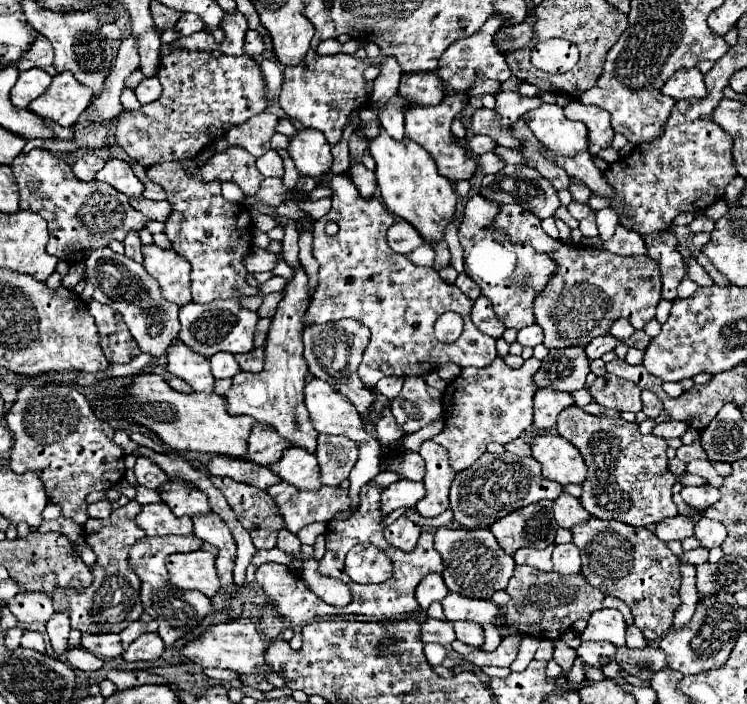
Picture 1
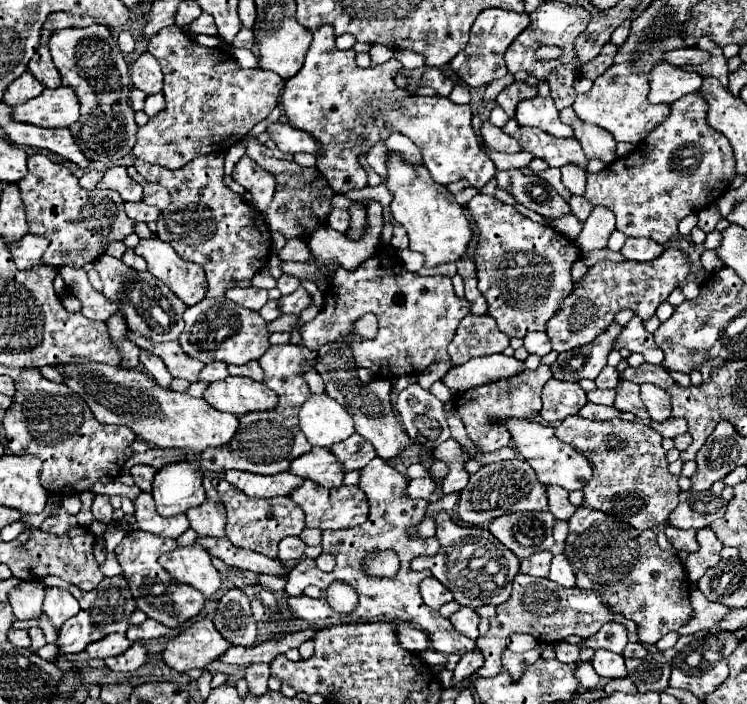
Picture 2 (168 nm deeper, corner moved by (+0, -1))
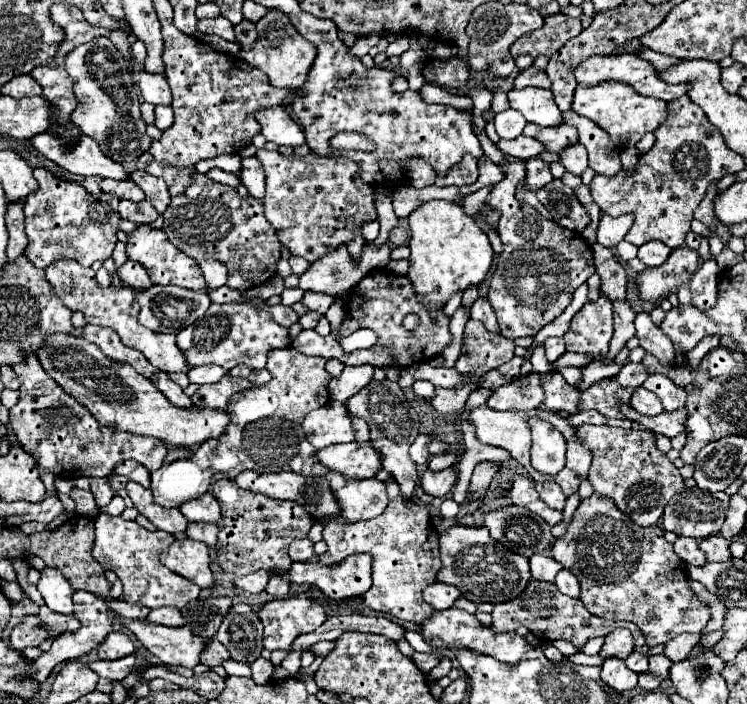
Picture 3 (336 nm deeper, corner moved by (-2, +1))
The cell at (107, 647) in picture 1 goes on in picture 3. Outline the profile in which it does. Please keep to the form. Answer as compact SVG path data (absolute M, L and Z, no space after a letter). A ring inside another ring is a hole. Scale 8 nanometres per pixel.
M110 632L110 636L106 636L106 640L98 646L100 660L118 660L130 654L134 654L134 644L122 632Z

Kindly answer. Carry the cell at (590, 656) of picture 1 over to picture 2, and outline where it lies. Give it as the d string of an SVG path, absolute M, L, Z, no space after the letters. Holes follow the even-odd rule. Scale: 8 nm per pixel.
M596 650L592 658L592 666L596 674L602 678L624 678L628 674L624 666L624 658L608 650Z

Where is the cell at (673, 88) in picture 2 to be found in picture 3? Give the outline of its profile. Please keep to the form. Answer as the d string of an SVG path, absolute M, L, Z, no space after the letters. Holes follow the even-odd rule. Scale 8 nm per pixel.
M620 54L620 56L592 56L588 60L584 60L582 64L578 64L574 68L574 76L580 84L586 84L586 86L596 86L596 84L602 84L602 82L608 82L608 80L614 80L614 82L622 82L622 84L630 84L638 94L642 96L652 96L652 98L660 98L664 102L672 102L680 96L684 96L688 90L690 90L690 84L676 84L676 86L670 86L666 84L664 80L658 78L656 70L652 68L650 62L646 60L640 60L636 54Z

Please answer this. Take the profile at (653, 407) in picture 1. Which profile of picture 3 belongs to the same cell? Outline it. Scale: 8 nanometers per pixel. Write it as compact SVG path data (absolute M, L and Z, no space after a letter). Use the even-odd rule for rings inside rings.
M662 374L648 376L648 380L644 382L644 388L650 390L650 392L654 392L662 400L662 404L664 404L664 408L668 412L678 410L678 408L682 408L686 404L686 392L680 386L676 386L674 382L670 382Z

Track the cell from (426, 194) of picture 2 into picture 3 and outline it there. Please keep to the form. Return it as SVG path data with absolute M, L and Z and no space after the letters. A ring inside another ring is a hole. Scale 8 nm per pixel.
M430 200L420 204L410 216L410 268L406 276L414 284L414 292L430 312L438 312L456 292L466 292L470 286L480 286L492 266L494 250L488 236L478 224L464 214L454 202Z

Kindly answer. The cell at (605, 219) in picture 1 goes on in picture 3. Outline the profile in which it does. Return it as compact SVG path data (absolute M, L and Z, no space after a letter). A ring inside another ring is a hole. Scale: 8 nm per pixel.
M622 240L622 242L616 246L616 252L618 252L620 260L632 260L632 258L636 258L636 254L638 254L638 248L636 248L634 244L630 244L630 242Z

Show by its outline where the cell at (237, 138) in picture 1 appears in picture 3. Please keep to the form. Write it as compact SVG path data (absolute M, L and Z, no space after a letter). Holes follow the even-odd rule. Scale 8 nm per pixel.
M258 150L256 158L262 162L266 172L266 196L264 196L264 214L272 228L276 230L278 240L292 256L302 256L310 264L320 260L324 254L334 252L340 244L344 244L354 260L360 260L362 248L366 244L362 236L362 226L370 220L376 220L376 206L374 206L374 188L360 178L358 164L346 160L342 156L282 156L280 152Z

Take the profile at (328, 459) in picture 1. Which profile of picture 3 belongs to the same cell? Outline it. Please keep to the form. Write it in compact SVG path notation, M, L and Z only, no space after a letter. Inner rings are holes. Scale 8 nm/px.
M352 416L352 428L356 432L356 442L368 442L370 440L370 428L364 420Z

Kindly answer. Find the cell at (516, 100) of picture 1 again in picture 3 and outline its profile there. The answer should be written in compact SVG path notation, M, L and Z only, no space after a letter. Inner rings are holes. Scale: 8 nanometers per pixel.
M530 66L528 70L522 70L518 78L514 80L514 88L526 88L526 86L536 86L536 88L550 88L550 78L546 76L544 70Z

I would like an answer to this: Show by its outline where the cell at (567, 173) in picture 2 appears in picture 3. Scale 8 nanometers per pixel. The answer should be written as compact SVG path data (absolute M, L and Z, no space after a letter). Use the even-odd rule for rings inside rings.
M580 142L574 144L574 146L570 146L570 148L564 148L562 154L560 154L560 162L562 162L562 166L564 166L568 172L580 176L580 174L588 168L586 148L582 148Z

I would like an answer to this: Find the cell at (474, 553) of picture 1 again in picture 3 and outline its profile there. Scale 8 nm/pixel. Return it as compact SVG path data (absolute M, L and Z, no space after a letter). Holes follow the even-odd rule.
M454 524L446 534L440 534L440 558L442 570L438 572L438 582L456 586L464 598L472 602L506 602L520 596L530 582L528 558L514 552L506 552L502 544L490 540L486 528L468 528Z

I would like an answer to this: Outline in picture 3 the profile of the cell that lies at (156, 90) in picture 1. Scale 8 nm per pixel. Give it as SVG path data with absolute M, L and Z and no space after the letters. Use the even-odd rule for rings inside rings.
M156 106L156 126L164 132L166 128L170 128L170 124L174 124L174 114L170 106Z

